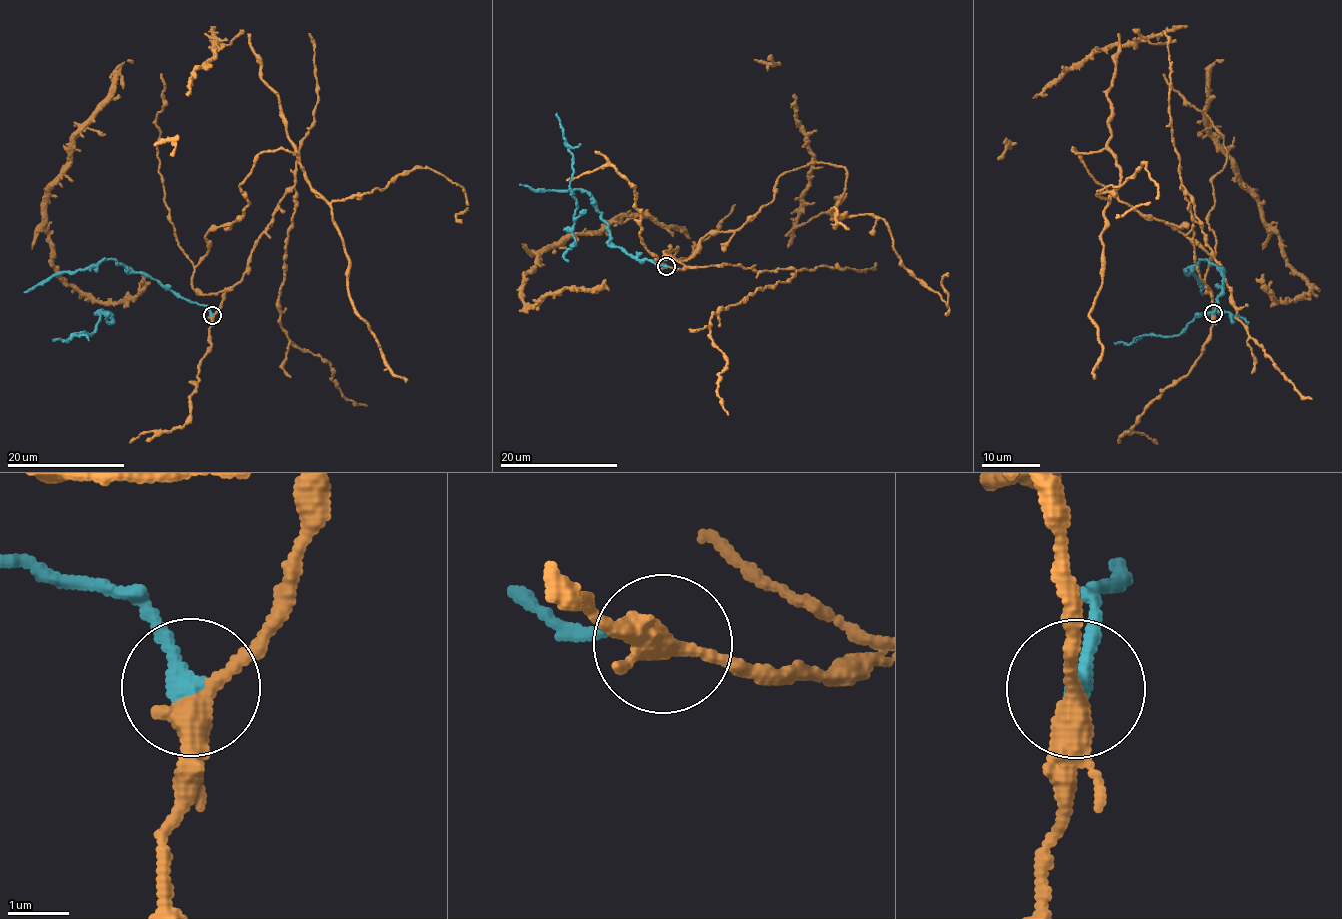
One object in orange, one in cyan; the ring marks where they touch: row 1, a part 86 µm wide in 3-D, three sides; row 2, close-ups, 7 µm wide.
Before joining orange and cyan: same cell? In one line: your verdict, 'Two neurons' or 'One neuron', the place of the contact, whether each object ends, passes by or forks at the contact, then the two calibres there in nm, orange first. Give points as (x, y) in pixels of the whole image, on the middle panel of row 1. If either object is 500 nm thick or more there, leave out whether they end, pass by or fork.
Two neurons. Place: (666, 266). At the ring orange forks. At the ring cyan ends. Thickness 320 nm (orange) against 320 nm

